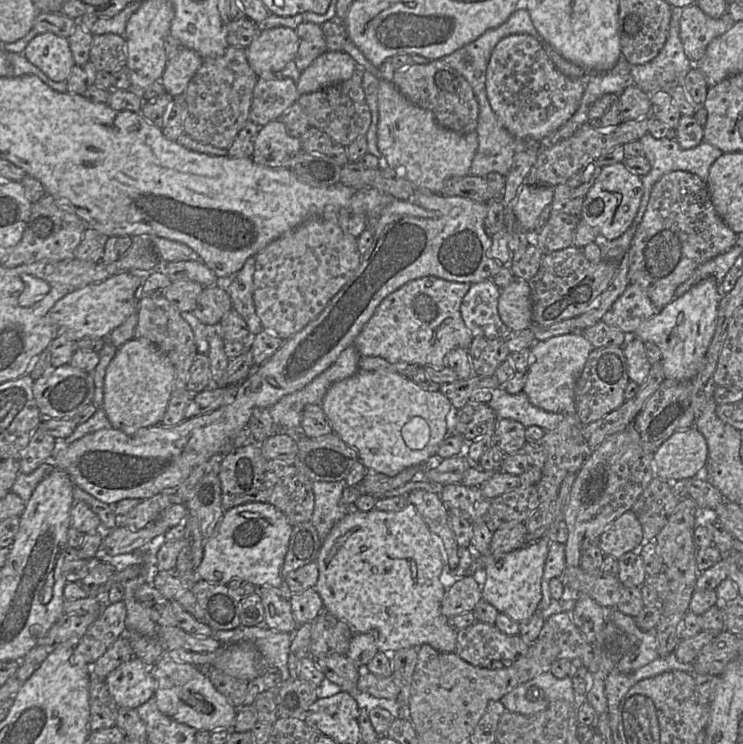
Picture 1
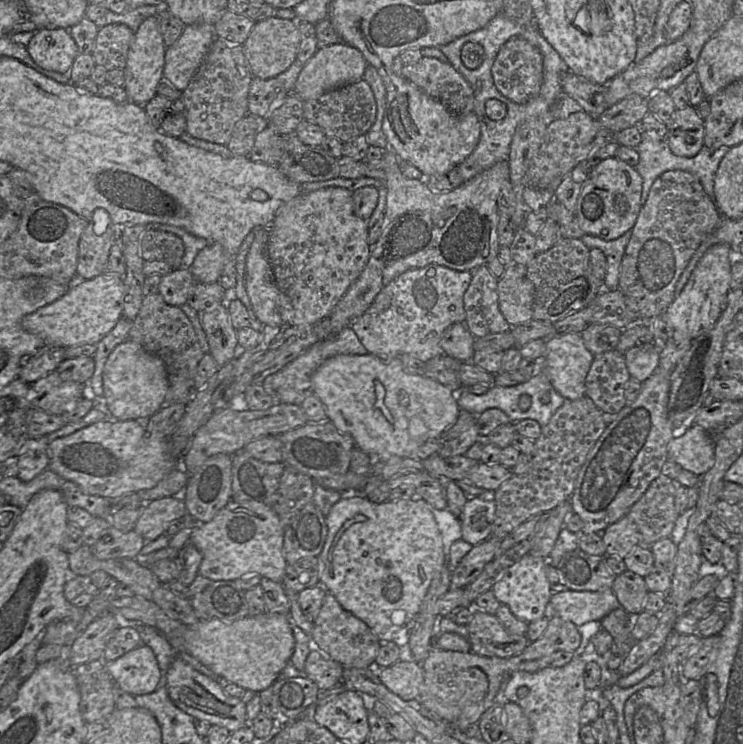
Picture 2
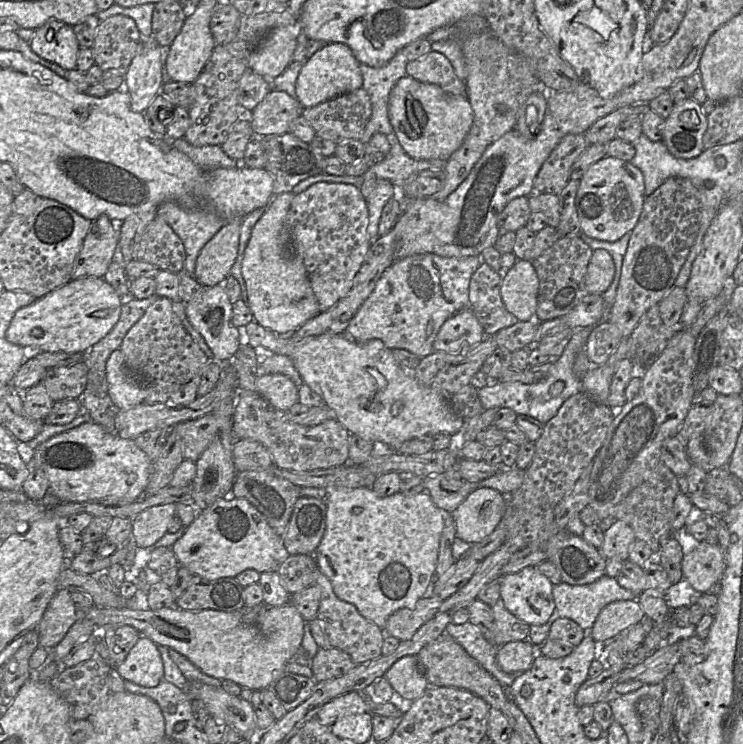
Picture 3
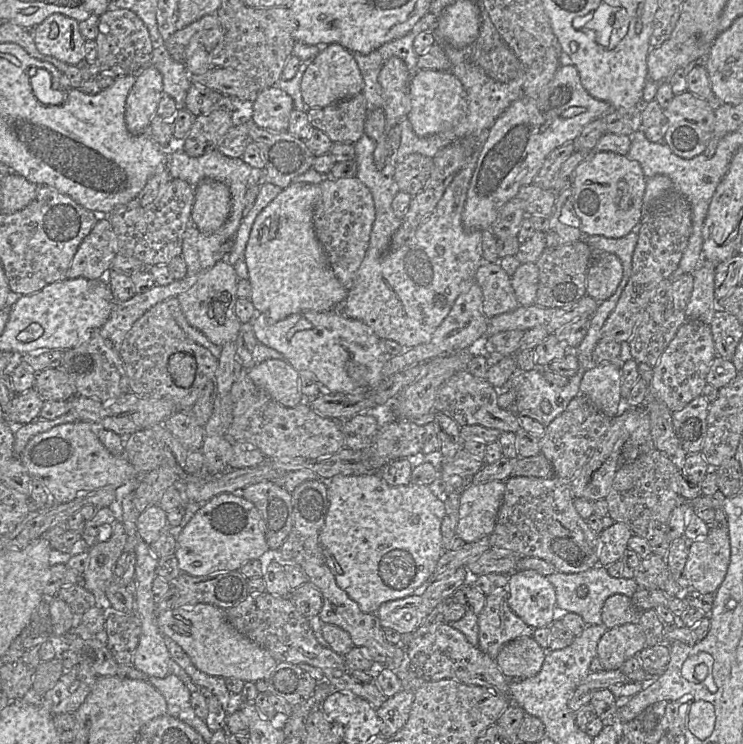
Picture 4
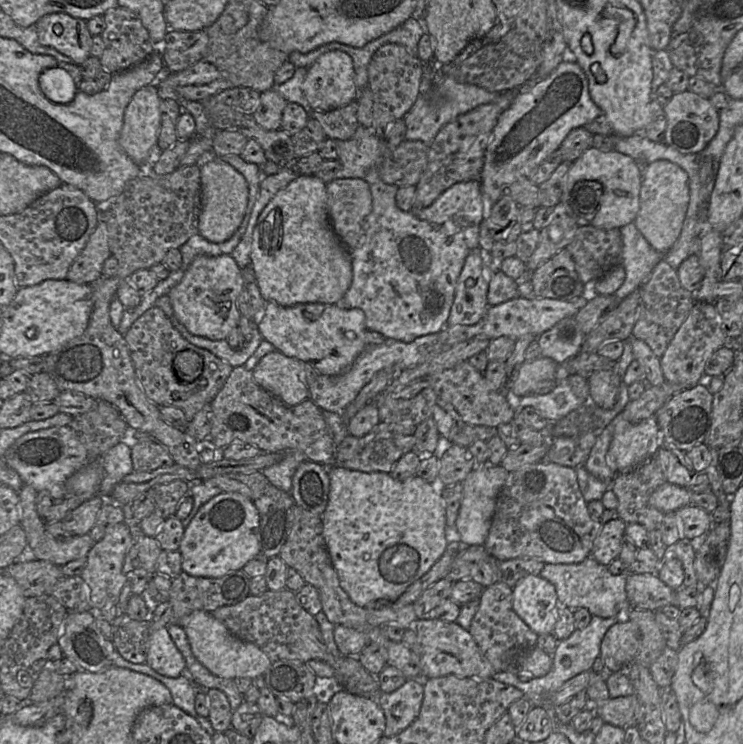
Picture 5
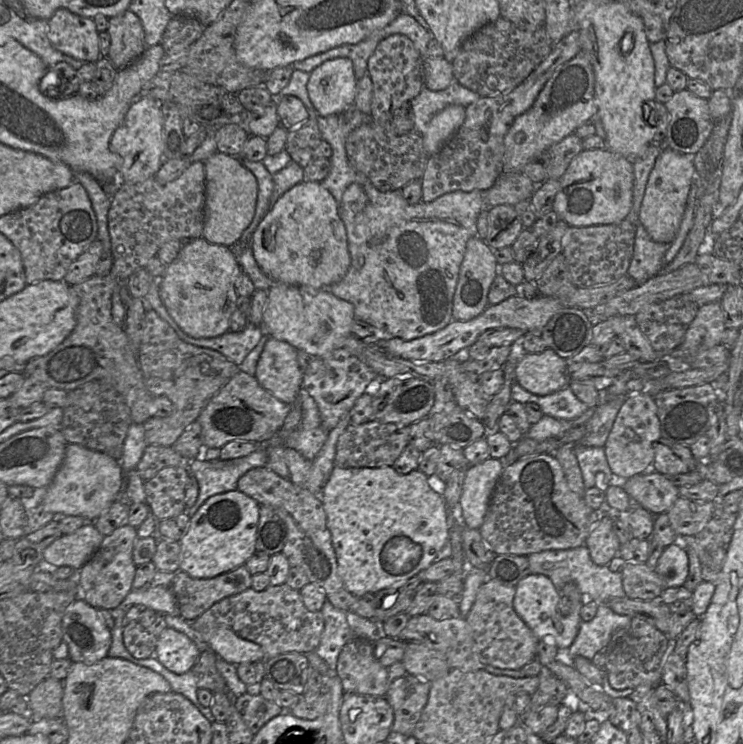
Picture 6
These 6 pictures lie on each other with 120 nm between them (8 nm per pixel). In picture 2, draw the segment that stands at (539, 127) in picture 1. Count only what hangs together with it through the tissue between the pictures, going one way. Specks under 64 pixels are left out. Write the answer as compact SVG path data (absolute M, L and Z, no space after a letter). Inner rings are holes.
M511 37L500 48L491 68L494 84L506 98L517 104L535 96L543 81L543 57L521 37Z

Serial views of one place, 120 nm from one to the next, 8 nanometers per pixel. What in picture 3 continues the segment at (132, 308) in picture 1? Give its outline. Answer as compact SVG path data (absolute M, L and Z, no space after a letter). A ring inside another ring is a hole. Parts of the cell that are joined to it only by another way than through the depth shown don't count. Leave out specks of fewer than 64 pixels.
M104 278L74 279L18 309L5 337L10 343L25 348L25 359L31 351L87 353L118 322L123 300ZM34 328L42 329L42 336L32 336Z

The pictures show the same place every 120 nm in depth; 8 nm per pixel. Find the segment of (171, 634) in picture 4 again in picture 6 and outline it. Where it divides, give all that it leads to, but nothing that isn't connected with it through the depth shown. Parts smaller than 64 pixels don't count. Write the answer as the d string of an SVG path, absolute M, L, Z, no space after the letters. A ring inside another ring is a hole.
M219 627L207 644L218 658L234 665L264 661L264 652L258 644L240 638L228 627Z

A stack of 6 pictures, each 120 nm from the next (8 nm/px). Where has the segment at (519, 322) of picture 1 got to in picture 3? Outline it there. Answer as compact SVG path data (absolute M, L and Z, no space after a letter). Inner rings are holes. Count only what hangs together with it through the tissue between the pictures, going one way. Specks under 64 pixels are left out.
M517 260L509 270L503 272L500 293L506 309L520 322L534 320L539 281L532 262L528 260Z

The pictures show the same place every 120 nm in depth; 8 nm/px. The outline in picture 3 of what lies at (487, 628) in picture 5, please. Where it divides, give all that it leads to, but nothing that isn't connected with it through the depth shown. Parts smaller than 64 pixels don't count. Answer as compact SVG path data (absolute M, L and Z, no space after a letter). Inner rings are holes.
M501 598L491 607L494 616L494 637L495 646L528 639L530 625L515 617L506 609Z

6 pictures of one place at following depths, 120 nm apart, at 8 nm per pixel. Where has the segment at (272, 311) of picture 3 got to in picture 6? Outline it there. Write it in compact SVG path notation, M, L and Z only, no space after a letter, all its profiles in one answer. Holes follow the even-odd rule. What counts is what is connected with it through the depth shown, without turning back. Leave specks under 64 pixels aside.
M302 181L286 191L271 206L251 237L253 255L261 270L274 282L308 287L314 290L328 289L340 281L351 264L346 228L339 216L339 205L321 182Z

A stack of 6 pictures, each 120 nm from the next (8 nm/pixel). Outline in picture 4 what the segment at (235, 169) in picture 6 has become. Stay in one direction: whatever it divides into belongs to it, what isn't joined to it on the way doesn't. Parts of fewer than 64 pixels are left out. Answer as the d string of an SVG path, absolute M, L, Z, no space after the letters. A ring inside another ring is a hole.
M206 178L195 190L191 223L203 234L210 235L226 222L231 209L229 188L222 182Z

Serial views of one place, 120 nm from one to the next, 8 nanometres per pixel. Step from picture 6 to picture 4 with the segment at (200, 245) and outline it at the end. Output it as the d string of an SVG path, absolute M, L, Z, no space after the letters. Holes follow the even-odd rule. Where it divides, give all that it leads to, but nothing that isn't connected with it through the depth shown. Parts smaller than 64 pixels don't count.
M224 259L201 272L195 284L176 297L188 324L220 347L236 342L240 330L241 322L235 314L238 280L235 269Z

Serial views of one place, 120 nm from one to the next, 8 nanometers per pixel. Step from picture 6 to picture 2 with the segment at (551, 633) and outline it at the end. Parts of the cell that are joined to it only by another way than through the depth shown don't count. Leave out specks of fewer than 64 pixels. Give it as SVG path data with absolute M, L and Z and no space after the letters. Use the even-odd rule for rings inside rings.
M527 553L520 560L504 570L491 588L501 604L509 607L520 620L531 623L544 617L547 604L553 594L546 576L548 559L535 557Z

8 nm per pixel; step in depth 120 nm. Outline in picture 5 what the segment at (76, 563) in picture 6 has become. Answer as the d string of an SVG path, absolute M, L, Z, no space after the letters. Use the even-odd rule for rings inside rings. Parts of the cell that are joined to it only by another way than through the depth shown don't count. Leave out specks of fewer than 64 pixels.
M24 484L18 492L20 499L20 525L26 533L27 544L38 560L51 562L58 566L86 559L95 541L88 534L73 535L67 541L58 541L46 531L45 520L37 509L37 493L32 486Z

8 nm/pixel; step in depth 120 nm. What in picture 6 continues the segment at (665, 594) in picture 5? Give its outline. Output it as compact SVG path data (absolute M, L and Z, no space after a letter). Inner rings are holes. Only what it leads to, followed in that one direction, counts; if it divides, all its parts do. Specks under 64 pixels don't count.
M626 562L621 573L624 592L630 599L650 601L660 598L665 589L655 570L646 563Z

